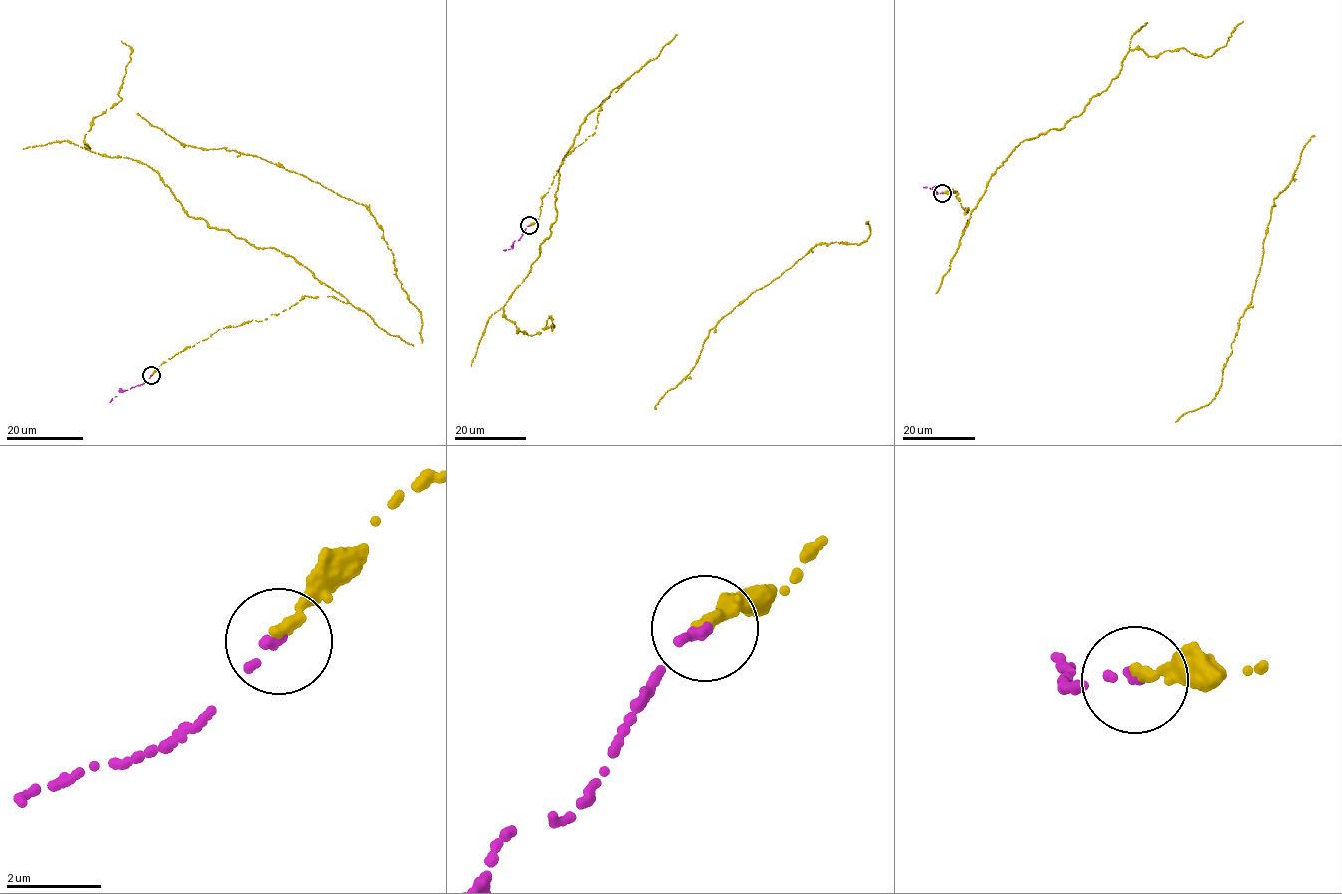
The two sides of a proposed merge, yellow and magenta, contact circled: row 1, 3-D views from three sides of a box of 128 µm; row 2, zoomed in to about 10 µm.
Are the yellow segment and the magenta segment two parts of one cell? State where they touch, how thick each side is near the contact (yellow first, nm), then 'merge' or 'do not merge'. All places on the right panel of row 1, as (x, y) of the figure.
place (942, 193); calibres 260 and 220 nm; merge

